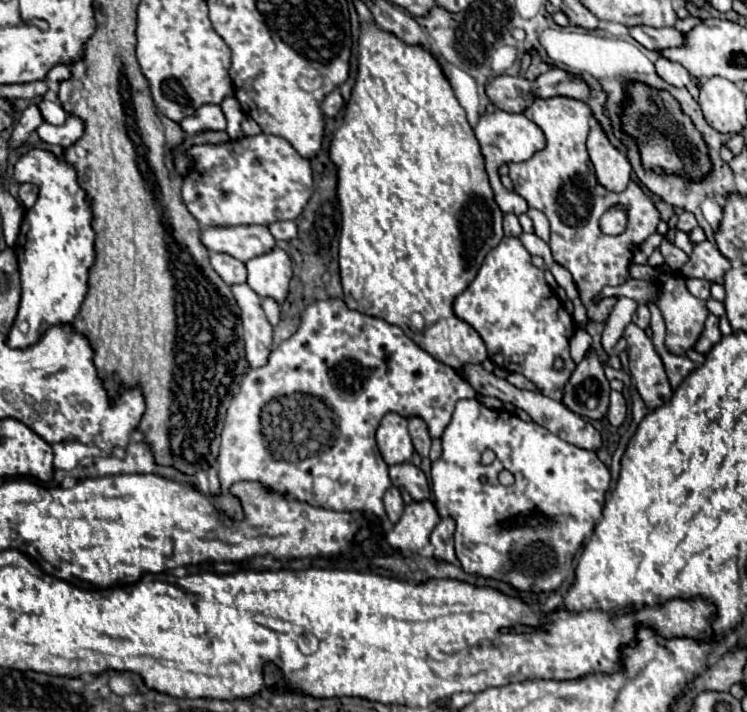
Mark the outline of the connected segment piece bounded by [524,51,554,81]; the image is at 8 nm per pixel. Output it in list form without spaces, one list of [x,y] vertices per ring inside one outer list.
[[[532,51],[532,63],[530,63],[530,67],[528,67],[528,71],[524,73],[524,77],[526,79],[530,79],[530,81],[534,81],[534,79],[538,79],[542,73],[546,73],[548,69],[552,69],[554,65],[550,65],[550,63],[546,63],[540,55],[538,55],[538,51]]]

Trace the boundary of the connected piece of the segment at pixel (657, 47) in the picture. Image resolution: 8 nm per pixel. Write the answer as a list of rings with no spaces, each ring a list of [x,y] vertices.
[[[638,25],[638,27],[628,27],[628,33],[642,47],[652,49],[652,51],[662,51],[666,47],[678,47],[678,45],[682,45],[682,33],[678,33],[674,27],[656,29],[656,27]]]

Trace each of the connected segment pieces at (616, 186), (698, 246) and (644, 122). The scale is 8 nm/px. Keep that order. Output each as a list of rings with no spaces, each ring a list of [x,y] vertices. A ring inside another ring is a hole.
[[[592,121],[586,147],[588,147],[590,161],[594,165],[598,181],[610,191],[626,189],[630,175],[632,175],[632,165],[630,165],[628,157],[624,153],[620,153],[608,141],[608,137],[602,131],[602,125],[598,121]]]
[[[708,239],[702,243],[694,243],[690,261],[682,267],[682,275],[686,279],[706,279],[706,281],[716,281],[722,283],[722,273],[730,269],[730,261],[722,257],[718,247],[710,243]]]
[[[642,83],[628,87],[630,103],[624,111],[624,131],[628,131],[640,147],[642,165],[646,169],[662,169],[664,173],[682,173],[690,179],[704,177],[710,171],[710,159],[702,135],[682,113],[678,101],[668,91],[656,91]]]

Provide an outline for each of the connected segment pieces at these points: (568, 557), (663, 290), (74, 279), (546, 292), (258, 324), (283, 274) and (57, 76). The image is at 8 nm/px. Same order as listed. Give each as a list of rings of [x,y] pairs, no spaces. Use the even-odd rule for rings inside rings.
[[[466,399],[466,401],[458,401],[456,405],[456,411],[454,411],[454,417],[450,421],[450,425],[446,427],[444,435],[442,435],[442,455],[440,459],[436,459],[432,463],[432,491],[434,491],[434,503],[436,503],[436,509],[442,517],[452,517],[456,521],[456,533],[454,533],[454,541],[456,541],[456,557],[460,559],[462,563],[462,569],[466,573],[476,573],[476,575],[482,575],[482,577],[490,577],[490,579],[500,579],[500,581],[506,581],[510,583],[512,587],[520,589],[520,591],[554,591],[560,587],[560,583],[568,577],[570,573],[570,567],[572,567],[572,557],[576,553],[576,549],[590,537],[594,525],[602,519],[602,507],[604,507],[604,501],[606,501],[606,491],[608,491],[608,485],[610,485],[610,471],[606,469],[606,465],[596,457],[594,451],[584,451],[568,441],[562,441],[558,435],[550,433],[546,427],[538,425],[538,423],[526,423],[522,419],[518,419],[516,415],[504,411],[504,409],[488,409],[484,405],[480,405],[476,399]],[[484,449],[494,449],[496,453],[496,459],[492,465],[480,465],[480,455]],[[502,469],[508,469],[512,475],[514,475],[514,483],[504,487],[500,485],[498,481],[498,473]],[[480,477],[486,477],[488,483],[482,483]],[[520,513],[526,513],[526,515],[544,515],[552,521],[548,521],[546,525],[542,527],[524,527],[524,525],[512,525],[512,527],[506,527],[506,521],[512,519],[512,517],[518,517]]]
[[[672,273],[668,275],[666,283],[660,285],[658,289],[658,299],[654,301],[658,305],[658,309],[662,311],[662,317],[664,317],[664,323],[666,323],[666,347],[670,353],[676,353],[676,355],[684,355],[686,349],[694,347],[694,341],[698,339],[698,335],[702,333],[702,325],[708,317],[708,309],[706,309],[706,303],[696,299],[688,287],[686,287],[686,279],[680,275],[680,273]]]
[[[30,149],[14,165],[14,181],[18,185],[32,183],[40,191],[36,205],[28,209],[22,219],[20,239],[18,245],[14,245],[18,257],[18,269],[20,269],[20,283],[22,283],[22,301],[20,301],[18,317],[8,333],[8,345],[24,349],[36,343],[48,327],[56,323],[70,323],[78,315],[84,295],[88,291],[88,273],[96,259],[96,249],[94,249],[96,231],[92,227],[94,215],[88,201],[88,193],[78,183],[78,171],[62,157],[56,157],[52,151],[46,149]]]
[[[504,237],[500,245],[486,255],[476,279],[456,297],[454,313],[476,329],[486,343],[488,359],[496,367],[524,375],[534,383],[536,393],[544,393],[562,403],[564,387],[576,369],[570,357],[570,339],[576,331],[576,323],[552,293],[542,269],[532,265],[530,253],[518,237]],[[556,357],[562,357],[566,363],[560,373],[552,367]]]
[[[232,285],[234,299],[240,307],[240,319],[244,327],[244,343],[246,343],[246,359],[250,367],[258,367],[266,363],[272,345],[272,325],[266,319],[260,297],[246,285]]]
[[[280,247],[246,261],[248,285],[260,297],[272,297],[282,303],[288,295],[288,283],[292,277],[292,261]]]
[[[56,65],[50,73],[48,73],[48,81],[58,81],[58,83],[62,83],[62,81],[66,81],[66,79],[70,79],[72,77],[72,71],[70,71],[70,67],[66,67],[66,65]]]

